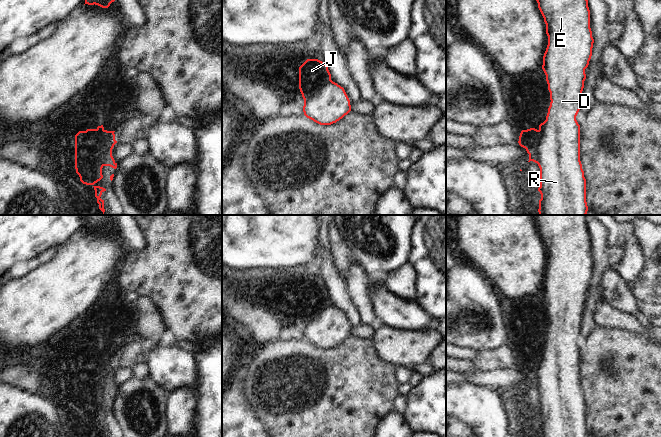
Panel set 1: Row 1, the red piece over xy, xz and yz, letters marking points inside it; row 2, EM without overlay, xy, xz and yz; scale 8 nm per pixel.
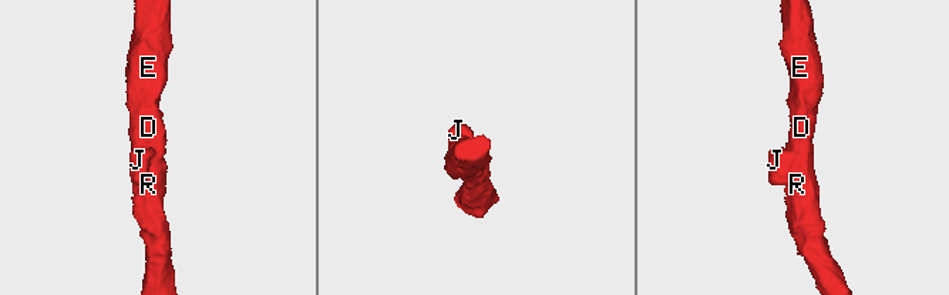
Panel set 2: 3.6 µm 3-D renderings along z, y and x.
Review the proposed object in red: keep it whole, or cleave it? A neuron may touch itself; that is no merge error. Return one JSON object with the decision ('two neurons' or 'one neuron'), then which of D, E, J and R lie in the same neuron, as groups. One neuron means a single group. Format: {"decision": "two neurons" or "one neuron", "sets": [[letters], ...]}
{"decision": "one neuron", "sets": [["D", "E", "J", "R"]]}

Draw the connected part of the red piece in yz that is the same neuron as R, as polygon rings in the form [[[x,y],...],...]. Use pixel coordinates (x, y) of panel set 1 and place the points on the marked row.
[[[588,0],[536,1],[548,36],[542,69],[551,102],[546,120],[539,125],[539,129],[522,130],[518,143],[529,154],[528,162],[533,161],[540,168],[539,215],[586,215],[586,179],[580,161],[580,125],[576,116],[582,100],[585,69],[589,65],[594,43]]]

